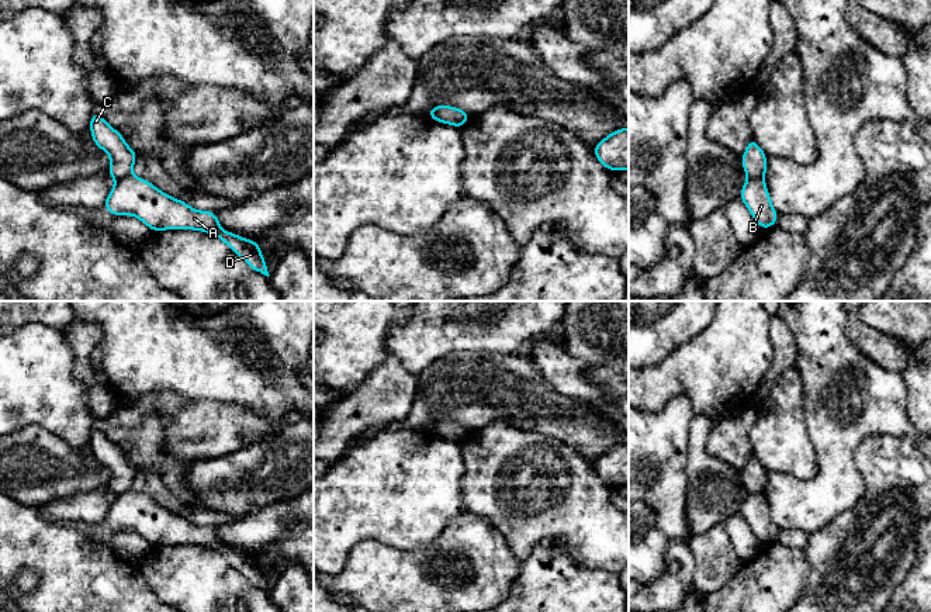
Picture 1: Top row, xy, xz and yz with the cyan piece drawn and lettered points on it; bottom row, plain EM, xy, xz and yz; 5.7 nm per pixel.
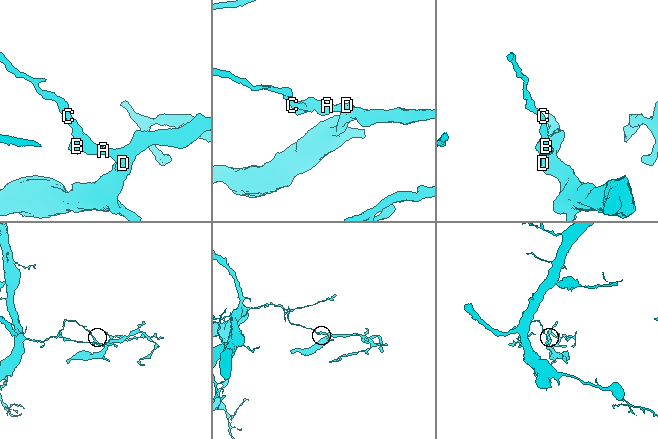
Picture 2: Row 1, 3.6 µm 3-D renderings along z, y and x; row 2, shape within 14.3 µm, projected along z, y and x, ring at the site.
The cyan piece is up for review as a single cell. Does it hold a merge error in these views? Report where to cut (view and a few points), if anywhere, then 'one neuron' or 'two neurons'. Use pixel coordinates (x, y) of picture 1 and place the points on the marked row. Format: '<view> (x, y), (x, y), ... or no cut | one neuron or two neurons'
yz (762, 176), (748, 179) | two neurons

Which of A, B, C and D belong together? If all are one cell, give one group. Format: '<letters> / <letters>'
A B D / C

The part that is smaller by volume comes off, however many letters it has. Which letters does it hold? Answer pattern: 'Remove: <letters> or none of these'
Remove: A, B, D

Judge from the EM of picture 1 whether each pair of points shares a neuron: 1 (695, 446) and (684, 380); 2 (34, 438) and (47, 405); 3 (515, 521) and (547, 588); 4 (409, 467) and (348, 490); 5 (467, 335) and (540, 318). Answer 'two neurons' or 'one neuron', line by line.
1: two neurons
2: two neurons
3: two neurons
4: one neuron
5: one neuron

